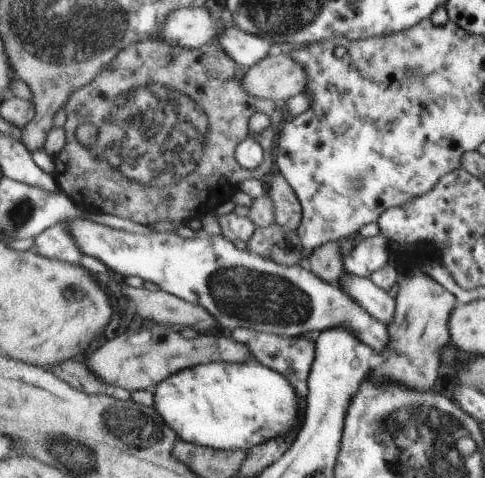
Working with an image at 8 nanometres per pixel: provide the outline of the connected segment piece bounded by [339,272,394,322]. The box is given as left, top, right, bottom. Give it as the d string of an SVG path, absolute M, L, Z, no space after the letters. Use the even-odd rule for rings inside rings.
M346 273L341 276L339 285L353 297L353 300L365 309L371 318L389 322L394 311L394 300L370 278Z

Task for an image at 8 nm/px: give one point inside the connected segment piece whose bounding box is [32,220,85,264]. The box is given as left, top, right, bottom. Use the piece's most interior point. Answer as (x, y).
(57, 242)

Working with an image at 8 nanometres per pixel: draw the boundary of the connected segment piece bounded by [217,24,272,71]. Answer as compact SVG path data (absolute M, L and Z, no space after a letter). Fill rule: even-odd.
M232 24L231 27L220 32L217 43L224 48L237 66L245 71L253 68L269 54L269 45L272 42L249 34L238 25Z

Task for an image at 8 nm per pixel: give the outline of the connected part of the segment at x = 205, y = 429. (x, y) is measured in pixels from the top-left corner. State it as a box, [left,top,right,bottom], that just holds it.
[154,360,301,451]

